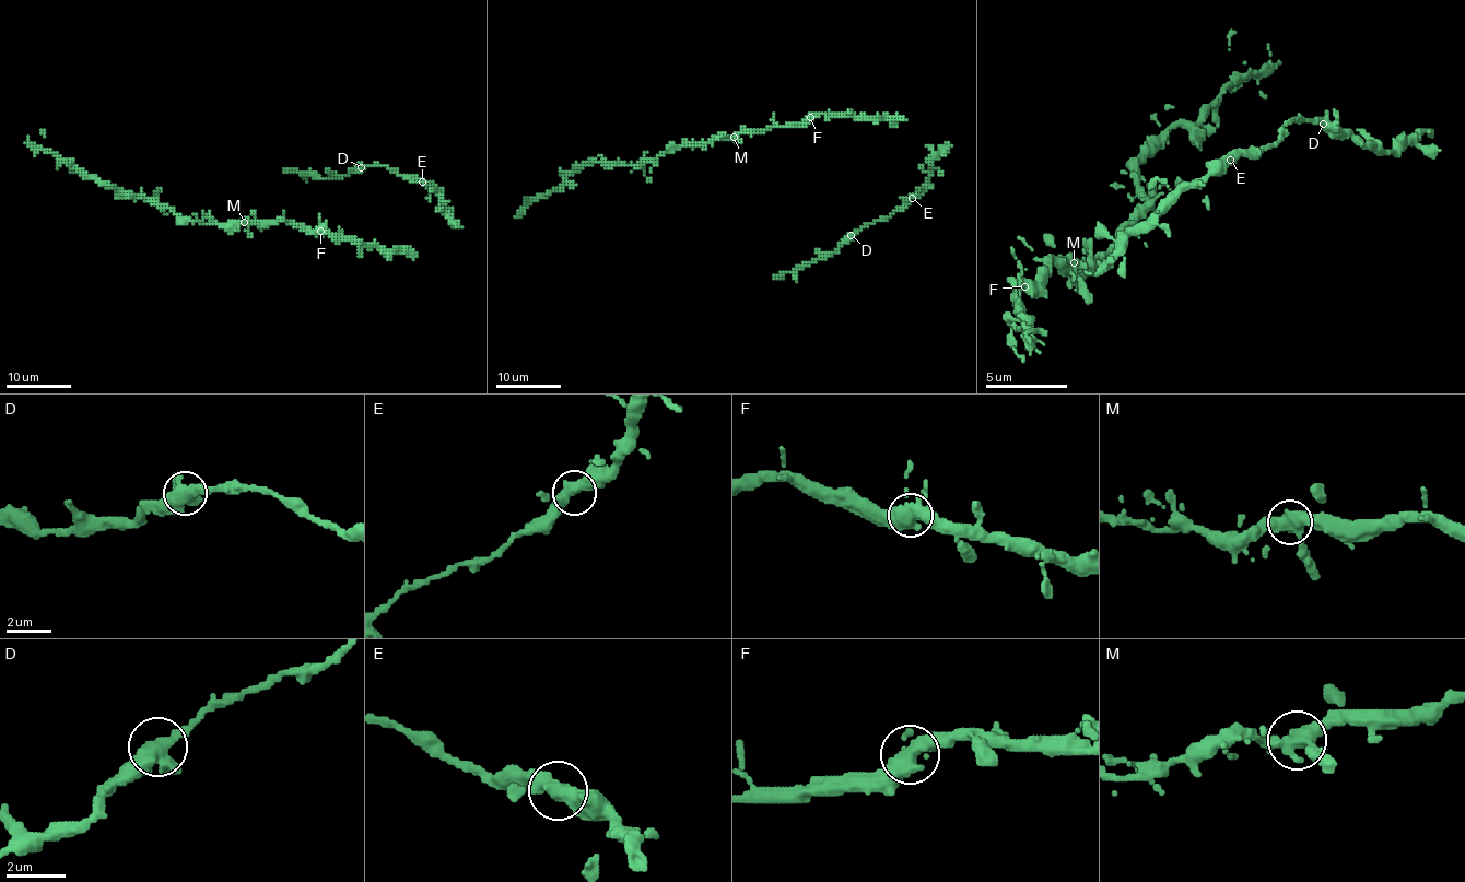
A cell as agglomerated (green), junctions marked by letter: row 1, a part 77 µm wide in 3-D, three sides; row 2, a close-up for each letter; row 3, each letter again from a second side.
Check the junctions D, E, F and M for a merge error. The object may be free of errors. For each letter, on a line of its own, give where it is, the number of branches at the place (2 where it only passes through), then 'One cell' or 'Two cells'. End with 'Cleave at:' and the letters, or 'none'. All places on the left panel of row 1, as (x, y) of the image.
D: Place: (361, 167). Branches: 3. One cell
E: Place: (422, 181). Branches: 3. One cell
F: Place: (320, 231). Branches: 3. One cell
M: Place: (244, 222). Branches: 3. One cell
Cleave at: none

